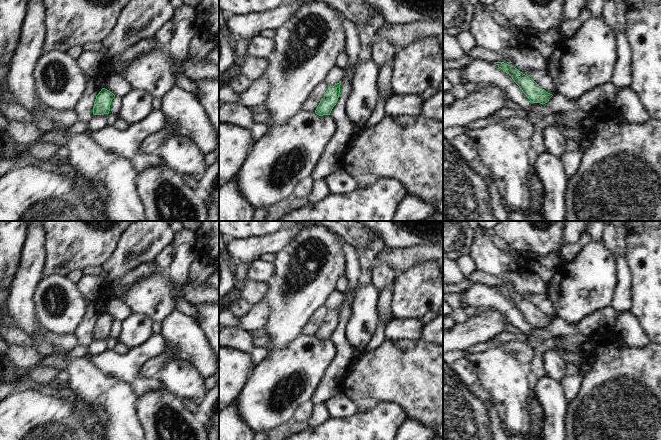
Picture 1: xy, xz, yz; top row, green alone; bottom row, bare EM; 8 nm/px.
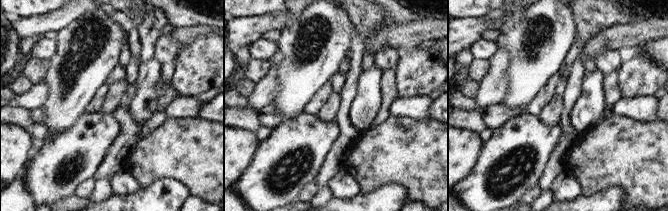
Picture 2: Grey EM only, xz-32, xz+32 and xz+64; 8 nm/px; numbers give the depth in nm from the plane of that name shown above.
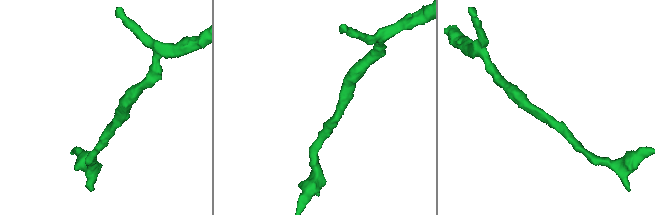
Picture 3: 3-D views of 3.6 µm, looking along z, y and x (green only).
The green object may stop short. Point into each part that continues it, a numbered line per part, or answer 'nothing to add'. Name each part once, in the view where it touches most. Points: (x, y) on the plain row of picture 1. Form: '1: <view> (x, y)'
nothing to add

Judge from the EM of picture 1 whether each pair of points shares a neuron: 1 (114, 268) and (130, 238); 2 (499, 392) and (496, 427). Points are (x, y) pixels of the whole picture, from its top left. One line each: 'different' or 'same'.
1: same
2: same

